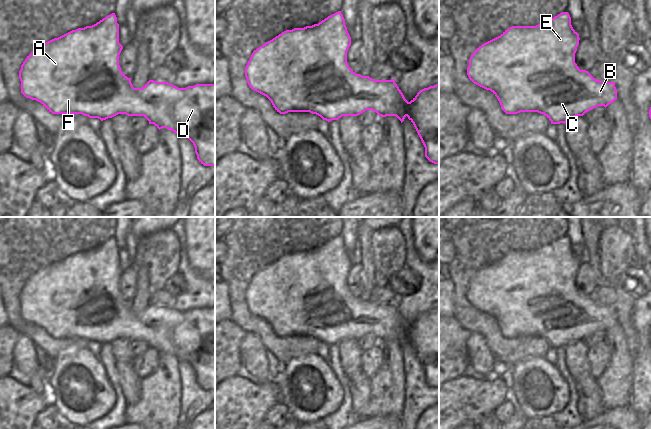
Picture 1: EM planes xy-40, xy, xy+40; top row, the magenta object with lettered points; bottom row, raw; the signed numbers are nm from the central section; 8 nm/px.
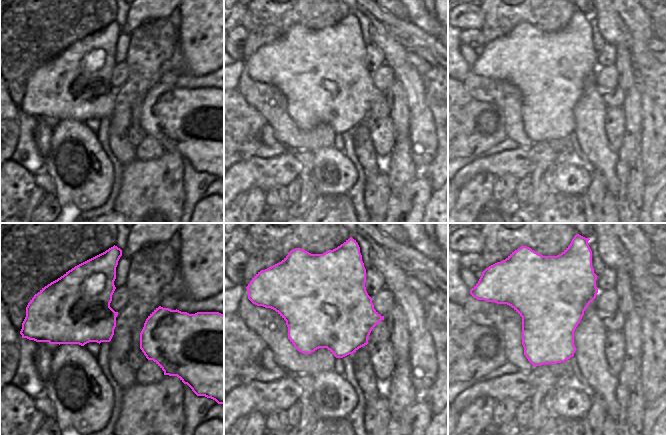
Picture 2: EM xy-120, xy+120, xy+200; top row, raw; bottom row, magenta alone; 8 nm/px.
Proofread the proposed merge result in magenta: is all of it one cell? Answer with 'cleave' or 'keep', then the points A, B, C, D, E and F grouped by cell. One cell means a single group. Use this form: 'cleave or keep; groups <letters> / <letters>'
keep; groups A B C D E F

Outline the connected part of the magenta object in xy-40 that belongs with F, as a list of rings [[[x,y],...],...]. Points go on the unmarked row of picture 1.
[[[112,237],[92,250],[72,254],[35,272],[19,295],[21,317],[40,326],[52,338],[82,338],[101,345],[118,338],[144,340],[159,354],[166,352],[188,362],[195,371],[197,383],[204,390],[215,391],[215,308],[196,308],[178,312],[168,306],[149,304],[142,312],[134,312],[119,289],[123,270],[119,267],[119,248]]]

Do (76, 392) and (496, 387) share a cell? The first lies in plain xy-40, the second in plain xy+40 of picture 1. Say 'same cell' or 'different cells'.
different cells

